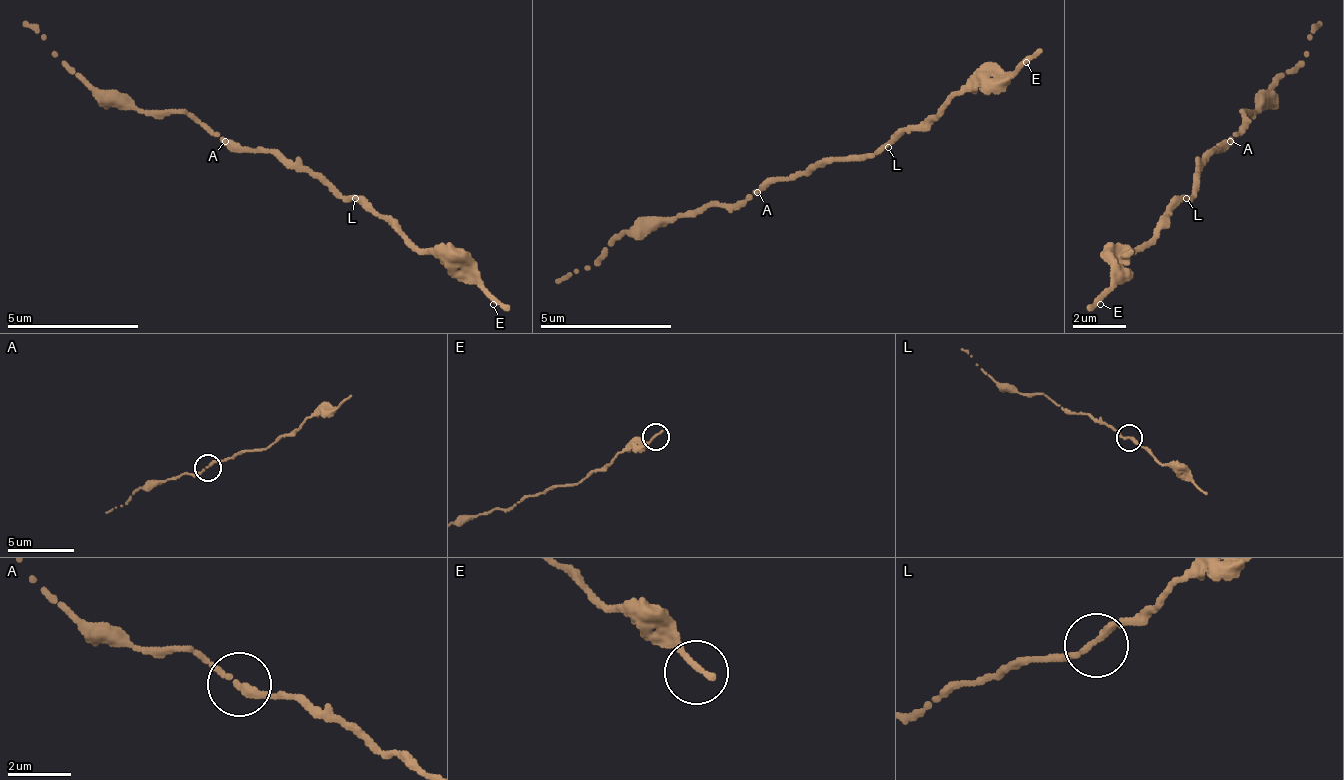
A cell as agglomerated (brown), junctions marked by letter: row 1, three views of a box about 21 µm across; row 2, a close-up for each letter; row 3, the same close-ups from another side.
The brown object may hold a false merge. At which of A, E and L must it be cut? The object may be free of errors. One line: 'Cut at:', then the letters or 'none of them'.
Cut at: none of them

